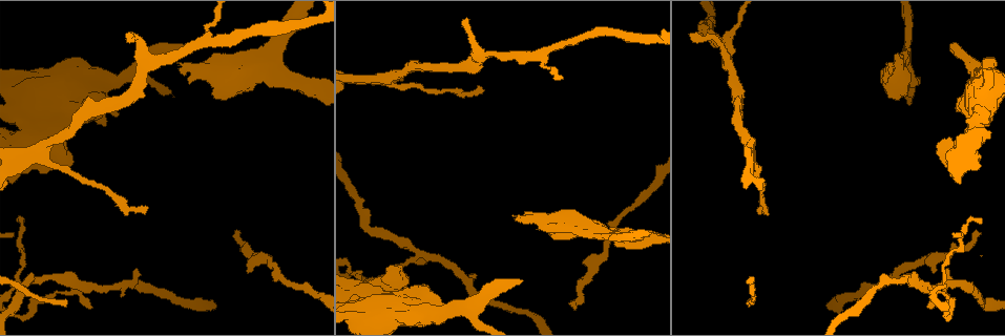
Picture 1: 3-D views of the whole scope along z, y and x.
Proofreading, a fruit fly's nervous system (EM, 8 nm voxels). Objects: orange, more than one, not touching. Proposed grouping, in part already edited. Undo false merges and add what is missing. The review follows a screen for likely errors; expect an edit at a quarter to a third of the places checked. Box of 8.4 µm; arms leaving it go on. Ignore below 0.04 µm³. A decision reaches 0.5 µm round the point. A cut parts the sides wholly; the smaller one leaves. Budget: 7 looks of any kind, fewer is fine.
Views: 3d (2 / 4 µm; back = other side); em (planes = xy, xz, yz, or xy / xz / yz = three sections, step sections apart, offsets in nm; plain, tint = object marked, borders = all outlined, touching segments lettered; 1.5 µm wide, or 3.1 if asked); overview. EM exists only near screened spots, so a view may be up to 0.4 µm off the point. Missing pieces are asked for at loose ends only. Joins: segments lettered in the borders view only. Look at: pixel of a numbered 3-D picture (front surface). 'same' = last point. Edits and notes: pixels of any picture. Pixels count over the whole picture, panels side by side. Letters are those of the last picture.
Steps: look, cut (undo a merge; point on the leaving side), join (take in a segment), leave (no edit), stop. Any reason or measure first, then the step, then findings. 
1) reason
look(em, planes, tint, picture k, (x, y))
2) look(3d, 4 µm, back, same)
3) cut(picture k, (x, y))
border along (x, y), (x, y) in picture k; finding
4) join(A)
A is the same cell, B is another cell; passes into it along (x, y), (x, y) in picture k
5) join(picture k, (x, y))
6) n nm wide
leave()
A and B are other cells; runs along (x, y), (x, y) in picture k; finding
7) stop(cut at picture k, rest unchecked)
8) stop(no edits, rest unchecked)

sharp bend
look(em, xz, step 8, plain, picture 1, (924, 286))

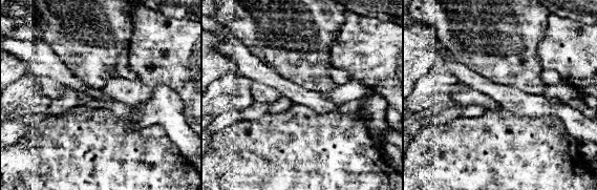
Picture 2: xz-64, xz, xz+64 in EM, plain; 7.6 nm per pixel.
look(em, xz, step 8, borders, same)

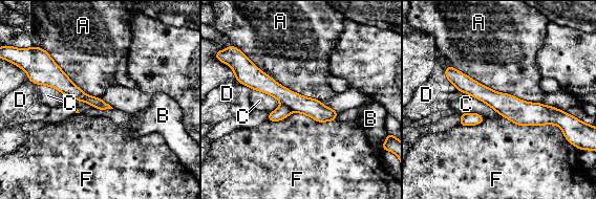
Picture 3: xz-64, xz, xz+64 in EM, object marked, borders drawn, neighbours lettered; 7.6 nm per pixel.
cut(picture 3, (282, 112))
A, B, C, D and F are other cells; border along (281, 104), (292, 111) in picture 3; two neurons meet here

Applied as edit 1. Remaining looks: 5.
redraw
look(overview)

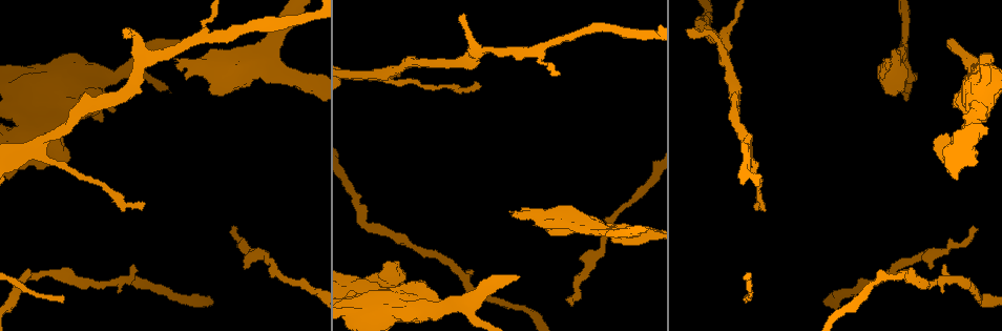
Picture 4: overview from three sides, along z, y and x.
look(em, xz, step 8, tint, picture 4, (758, 205))

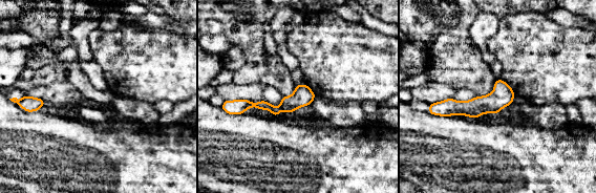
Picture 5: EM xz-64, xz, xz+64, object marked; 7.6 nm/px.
another direction
look(em, planes, borders, same)

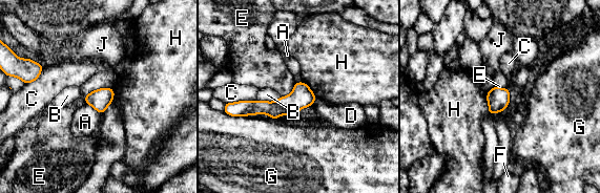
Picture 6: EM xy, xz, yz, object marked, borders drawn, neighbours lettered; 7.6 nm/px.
160 nm wide
leave()
A, B, C, D, E, F, G, H and J are other cells; runs along (312, 97), (280, 107), (236, 109) in picture 6; none of them fits

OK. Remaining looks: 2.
stop(cut at picture 3, rest unchecked)

